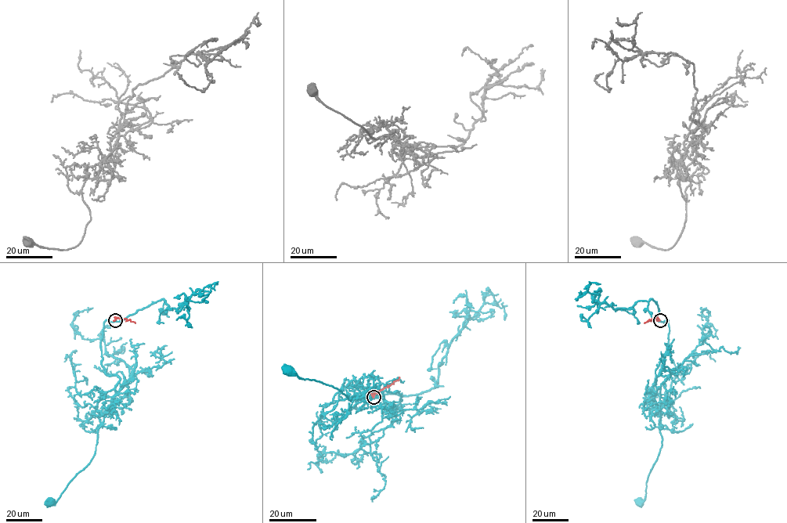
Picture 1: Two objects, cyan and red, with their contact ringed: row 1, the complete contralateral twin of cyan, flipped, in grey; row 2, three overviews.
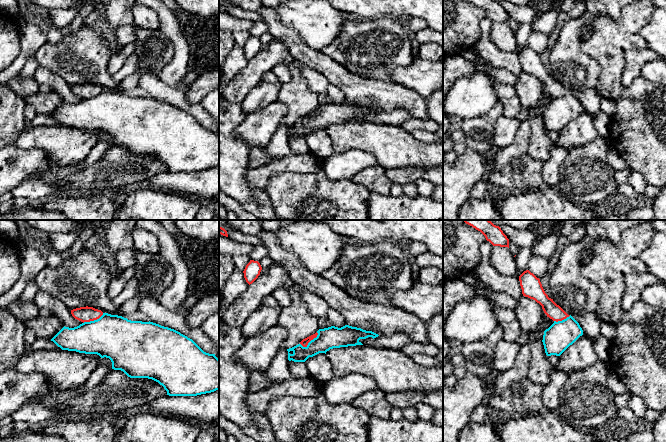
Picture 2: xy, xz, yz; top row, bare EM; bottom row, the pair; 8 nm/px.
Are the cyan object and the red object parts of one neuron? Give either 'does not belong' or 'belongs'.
does not belong

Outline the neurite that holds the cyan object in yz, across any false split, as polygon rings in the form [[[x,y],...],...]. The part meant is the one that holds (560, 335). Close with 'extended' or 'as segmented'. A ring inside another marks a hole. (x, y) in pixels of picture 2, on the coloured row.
[[[571,315],[562,321],[554,321],[554,323],[544,331],[543,335],[542,342],[546,355],[560,356],[582,335],[582,328]]] | as segmented

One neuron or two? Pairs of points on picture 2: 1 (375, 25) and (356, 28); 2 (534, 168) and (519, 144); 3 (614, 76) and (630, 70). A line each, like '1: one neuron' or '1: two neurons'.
1: one neuron
2: two neurons
3: two neurons

